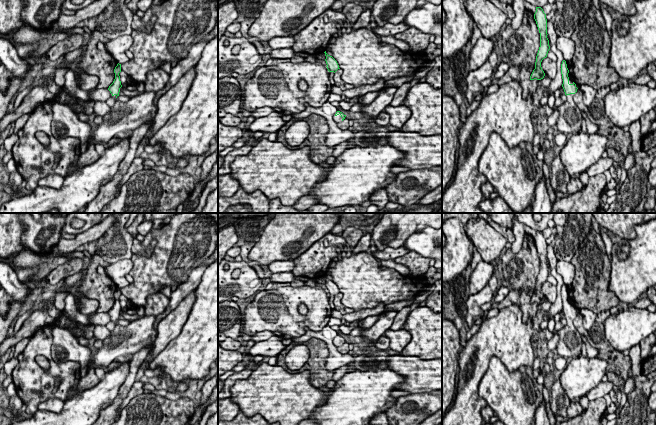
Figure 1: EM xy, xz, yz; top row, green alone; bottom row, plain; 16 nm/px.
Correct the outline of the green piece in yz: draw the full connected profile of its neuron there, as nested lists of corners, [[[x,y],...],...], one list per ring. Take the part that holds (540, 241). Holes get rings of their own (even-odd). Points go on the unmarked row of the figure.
[[[536,231],[534,243],[540,257],[540,271],[536,280],[535,293],[530,300],[530,304],[541,304],[545,300],[545,297],[541,291],[541,286],[544,282],[547,281],[548,275],[550,273],[549,264],[547,262],[548,258],[546,238],[541,231]]]

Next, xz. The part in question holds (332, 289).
[[[326,275],[324,277],[325,277],[325,280],[326,280],[325,285],[326,285],[326,288],[327,288],[326,291],[327,291],[328,295],[335,297],[338,293],[340,293],[337,285],[332,280],[328,279],[326,277]]]

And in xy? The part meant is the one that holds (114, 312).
[[[117,288],[114,293],[115,303],[113,307],[109,310],[108,314],[112,318],[112,320],[117,319],[119,320],[120,312],[122,311],[119,297],[121,296],[121,288]]]

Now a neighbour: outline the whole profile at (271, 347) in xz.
[[[272,336],[267,340],[255,342],[249,349],[252,357],[260,355],[264,357],[277,357],[286,348],[286,345],[277,336]]]

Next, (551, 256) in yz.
[[[551,244],[547,245],[547,258],[549,261],[549,270],[551,271],[556,267],[558,261],[554,252],[554,247]]]

